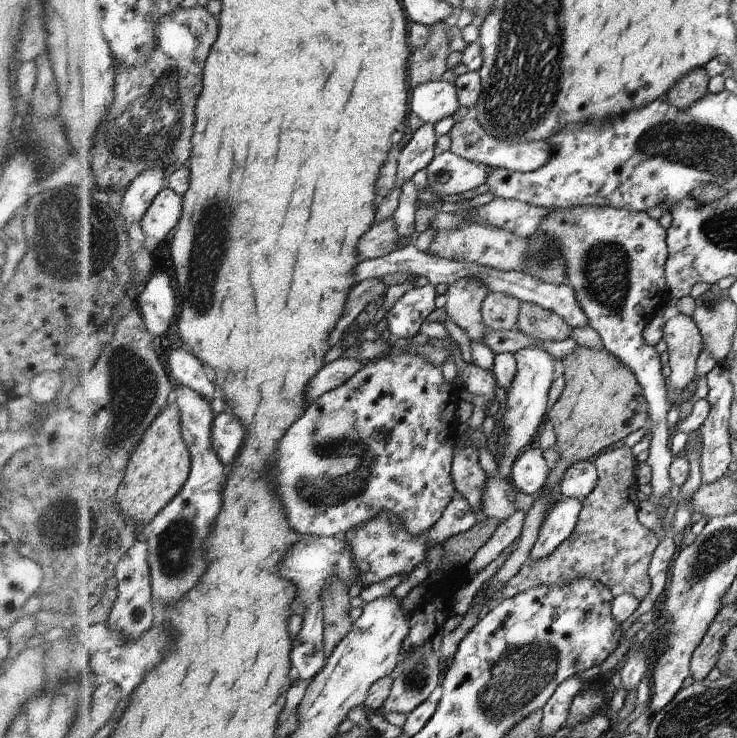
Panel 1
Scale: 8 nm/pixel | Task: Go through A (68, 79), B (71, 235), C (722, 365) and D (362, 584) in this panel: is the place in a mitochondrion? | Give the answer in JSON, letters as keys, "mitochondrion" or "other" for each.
{"A":"other","B":"mitochondrion","C":"other","D":"other"}

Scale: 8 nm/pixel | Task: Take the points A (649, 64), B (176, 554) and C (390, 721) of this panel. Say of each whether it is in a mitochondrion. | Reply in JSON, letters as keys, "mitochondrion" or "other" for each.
{"A":"other","B":"mitochondrion","C":"other"}

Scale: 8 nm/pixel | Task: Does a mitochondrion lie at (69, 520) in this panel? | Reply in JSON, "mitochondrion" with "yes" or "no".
{"mitochondrion":"yes"}

